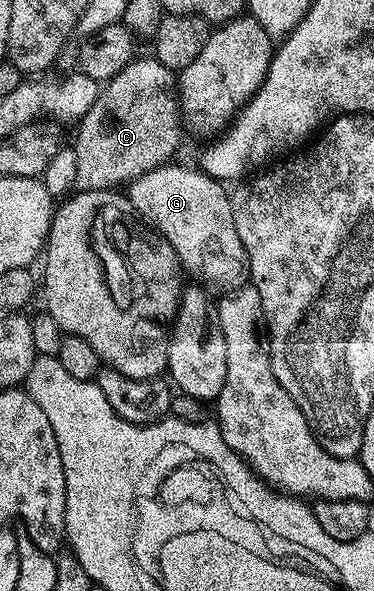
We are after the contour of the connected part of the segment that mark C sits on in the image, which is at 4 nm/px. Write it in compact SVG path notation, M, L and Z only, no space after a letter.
M137 57L113 79L103 84L102 94L93 107L79 120L74 150L78 157L76 187L81 191L106 191L127 185L140 175L163 167L180 147L184 123L180 120L182 102L178 90L177 72L171 71L154 57Z

